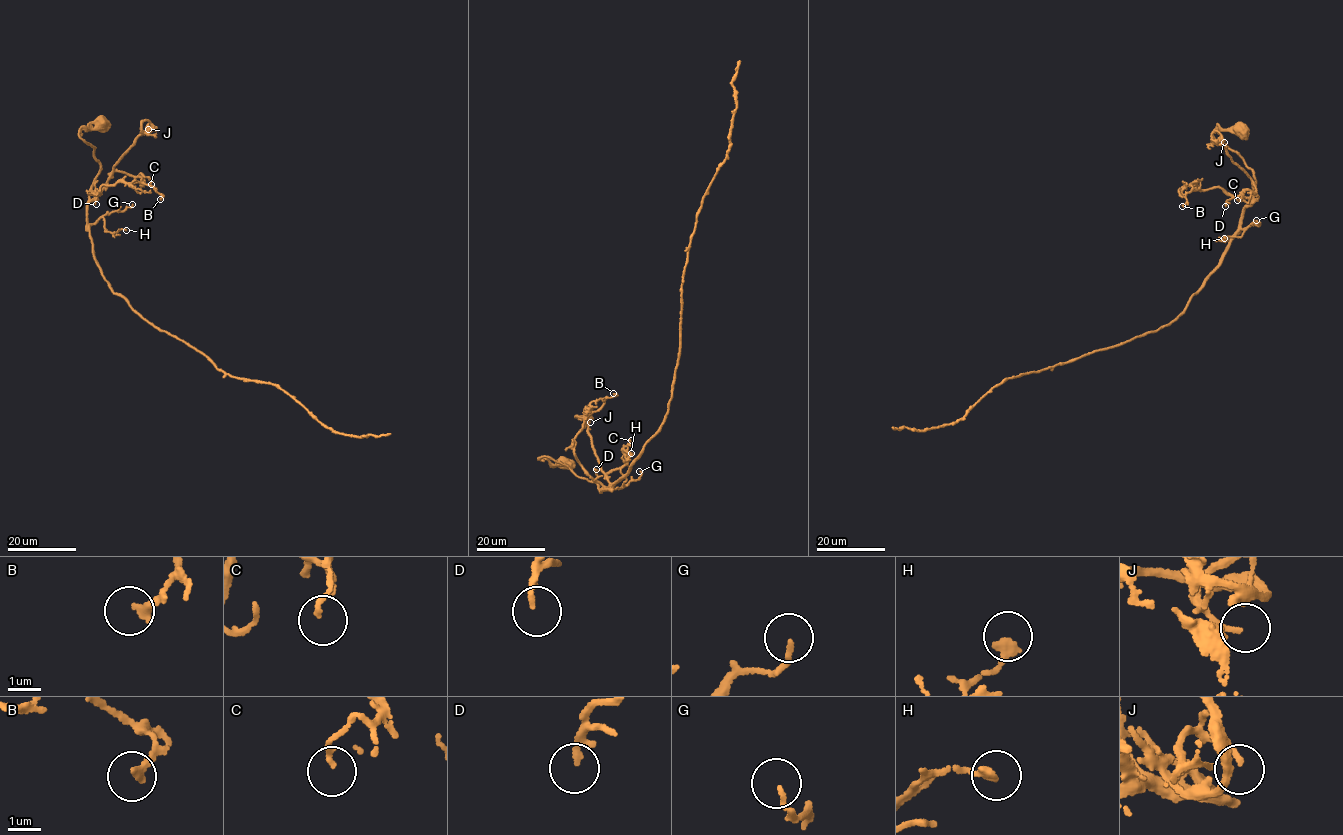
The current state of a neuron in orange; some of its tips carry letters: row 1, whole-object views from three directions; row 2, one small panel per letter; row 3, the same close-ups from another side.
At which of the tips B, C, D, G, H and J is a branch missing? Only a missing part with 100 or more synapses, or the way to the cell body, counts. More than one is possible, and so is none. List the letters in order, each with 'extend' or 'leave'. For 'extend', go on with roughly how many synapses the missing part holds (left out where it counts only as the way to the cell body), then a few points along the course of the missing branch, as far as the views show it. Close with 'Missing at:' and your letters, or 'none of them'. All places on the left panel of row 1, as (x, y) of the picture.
B: leave
C: leave
D: leave
G: leave
H: leave
J: leave
Missing at: none of them

